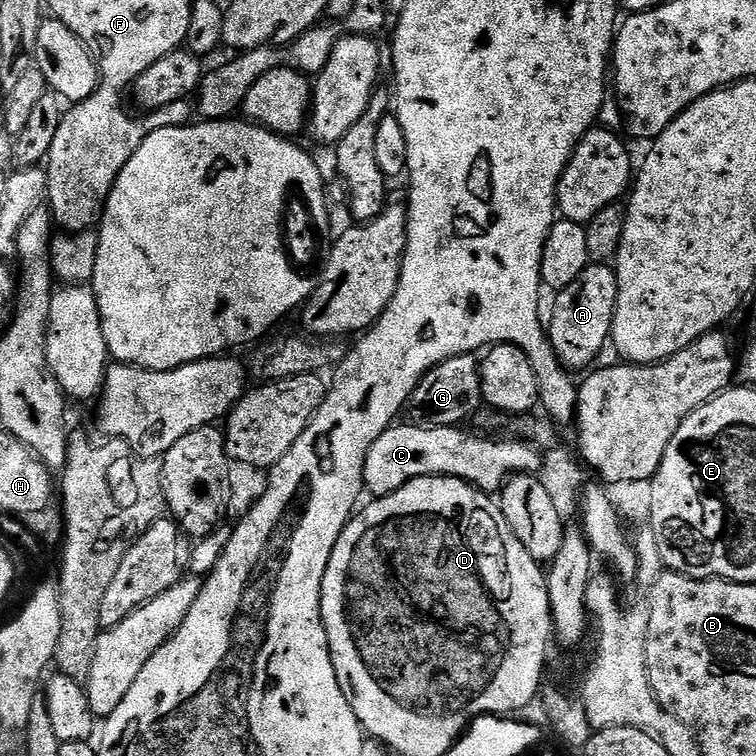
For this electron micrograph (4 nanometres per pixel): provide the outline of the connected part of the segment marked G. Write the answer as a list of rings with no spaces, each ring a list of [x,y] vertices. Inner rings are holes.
[[[475,355],[450,358],[438,366],[434,366],[418,382],[418,386],[412,391],[412,397],[406,405],[406,416],[411,423],[418,428],[455,428],[463,425],[464,419],[475,417],[481,411],[484,404],[482,394],[482,378],[480,377],[480,360]]]

